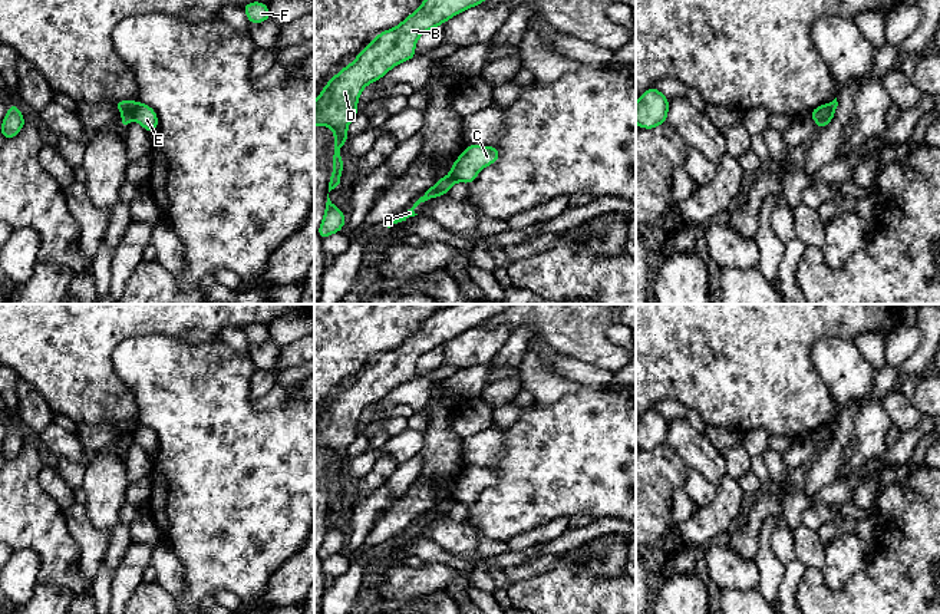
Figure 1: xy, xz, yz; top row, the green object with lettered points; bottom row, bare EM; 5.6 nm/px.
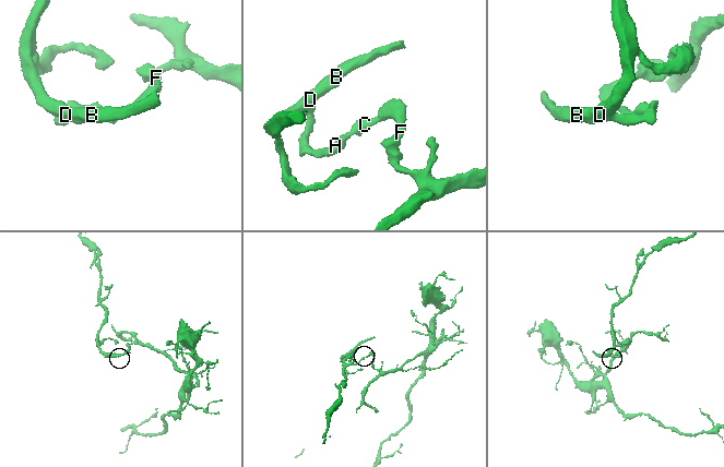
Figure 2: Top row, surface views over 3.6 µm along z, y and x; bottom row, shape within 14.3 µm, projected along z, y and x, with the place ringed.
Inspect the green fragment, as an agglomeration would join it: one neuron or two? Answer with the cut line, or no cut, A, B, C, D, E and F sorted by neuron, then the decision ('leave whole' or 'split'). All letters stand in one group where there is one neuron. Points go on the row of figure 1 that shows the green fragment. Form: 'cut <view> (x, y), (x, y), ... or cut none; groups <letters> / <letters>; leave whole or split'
cut xy (137, 102), (131, 118); groups A B D / C E F; split

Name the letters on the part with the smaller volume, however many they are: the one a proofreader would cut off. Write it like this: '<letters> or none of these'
A, B, D

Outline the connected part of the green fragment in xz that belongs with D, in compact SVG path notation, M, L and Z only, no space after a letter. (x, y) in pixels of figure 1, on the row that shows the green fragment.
M423 0L410 16L396 27L376 36L349 66L329 80L314 100L314 126L323 125L334 132L333 174L329 179L329 192L340 186L343 159L339 149L349 138L347 126L357 115L357 100L362 90L383 77L396 65L413 59L416 42L425 32L482 1Z

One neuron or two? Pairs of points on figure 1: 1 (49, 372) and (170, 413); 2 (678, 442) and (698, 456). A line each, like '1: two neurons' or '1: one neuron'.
1: two neurons
2: one neuron

